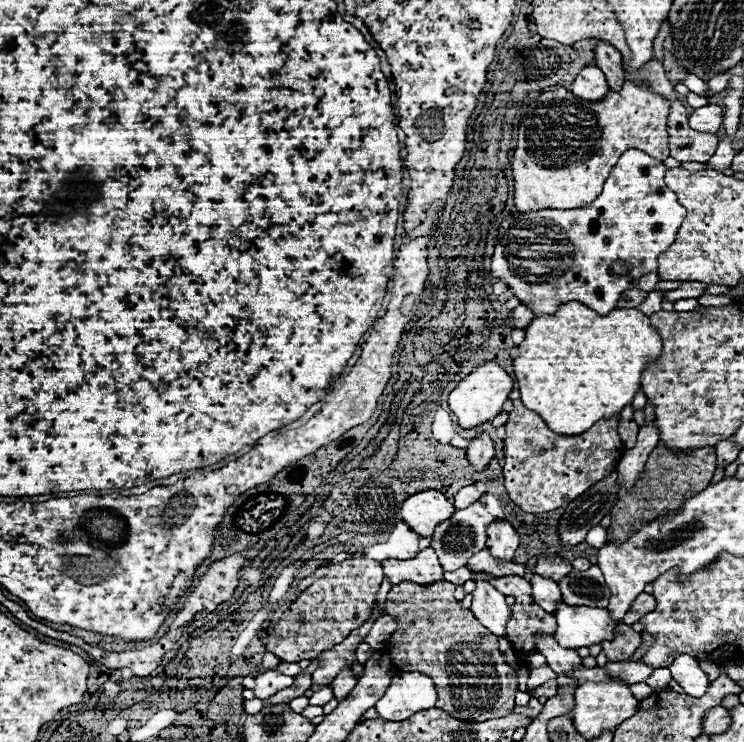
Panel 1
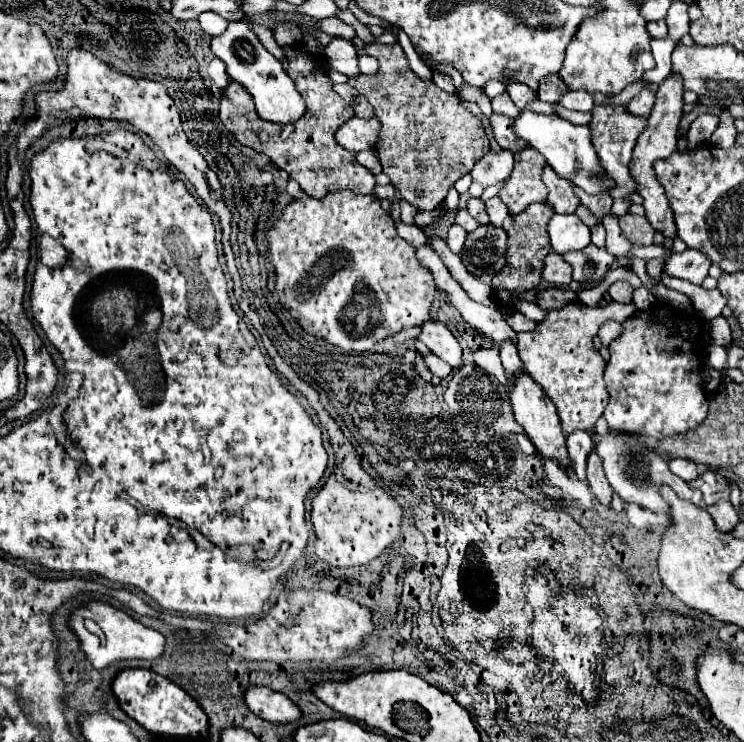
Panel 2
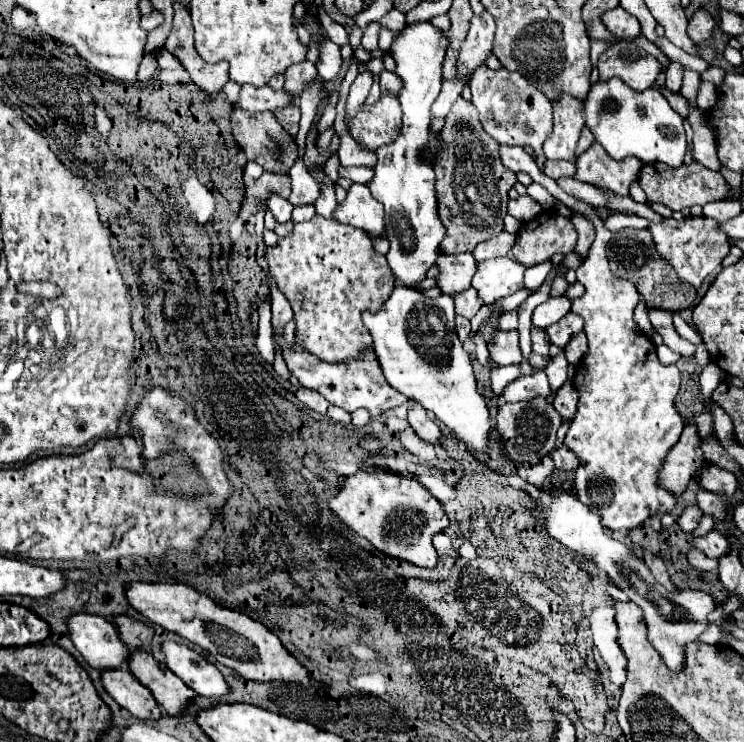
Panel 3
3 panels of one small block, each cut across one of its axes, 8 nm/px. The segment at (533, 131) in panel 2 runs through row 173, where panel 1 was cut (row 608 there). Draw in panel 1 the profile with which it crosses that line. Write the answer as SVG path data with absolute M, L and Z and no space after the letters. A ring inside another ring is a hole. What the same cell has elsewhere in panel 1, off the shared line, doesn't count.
M558 602L554 616L558 620L554 638L564 648L592 646L614 636L616 622L610 618L606 608L568 606Z

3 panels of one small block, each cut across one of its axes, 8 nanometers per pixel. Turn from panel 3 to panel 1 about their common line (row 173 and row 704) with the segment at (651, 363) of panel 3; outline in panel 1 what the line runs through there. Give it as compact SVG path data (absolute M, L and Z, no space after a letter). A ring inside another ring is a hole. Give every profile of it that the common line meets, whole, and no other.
M530 698L530 702L528 702L526 706L518 706L518 704L516 704L516 706L512 708L514 714L524 714L524 716L536 716L540 710L542 710L542 704L540 704L536 698Z

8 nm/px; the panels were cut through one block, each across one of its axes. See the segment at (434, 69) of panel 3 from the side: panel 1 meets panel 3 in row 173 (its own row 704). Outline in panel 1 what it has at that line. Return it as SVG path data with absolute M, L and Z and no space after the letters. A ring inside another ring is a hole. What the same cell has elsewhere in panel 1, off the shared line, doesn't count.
M406 672L392 678L386 694L374 704L380 718L400 722L412 712L420 712L424 708L434 708L436 690L428 676L418 672Z

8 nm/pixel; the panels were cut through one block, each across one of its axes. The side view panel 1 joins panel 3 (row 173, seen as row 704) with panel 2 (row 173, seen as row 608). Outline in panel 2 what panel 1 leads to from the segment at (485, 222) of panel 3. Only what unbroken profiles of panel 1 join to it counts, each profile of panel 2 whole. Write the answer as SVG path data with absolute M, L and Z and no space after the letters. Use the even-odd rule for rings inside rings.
M368 44L368 46L366 46L366 54L372 54L372 56L380 62L378 72L372 74L372 76L358 74L356 78L348 78L348 84L350 84L352 88L356 88L362 96L368 98L370 106L374 108L374 118L380 122L380 134L378 134L378 142L376 142L374 148L376 148L376 154L378 154L378 158L380 158L380 162L382 162L384 174L388 174L388 178L392 180L392 184L396 184L396 186L400 188L404 200L410 202L414 208L418 208L418 210L422 210L422 212L424 212L424 210L434 210L434 208L446 198L448 190L456 184L456 180L460 180L464 174L468 174L468 172L472 170L474 162L476 162L478 158L482 158L482 156L490 150L490 142L488 142L488 136L486 136L486 132L484 132L484 126L480 124L480 120L478 120L476 116L472 116L472 114L458 102L458 98L456 98L454 94L448 94L448 92L440 90L434 82L424 82L424 80L420 80L420 78L410 70L408 60L406 60L406 54L404 54L404 50L402 50L400 44L390 44L390 46L384 46L384 44Z

